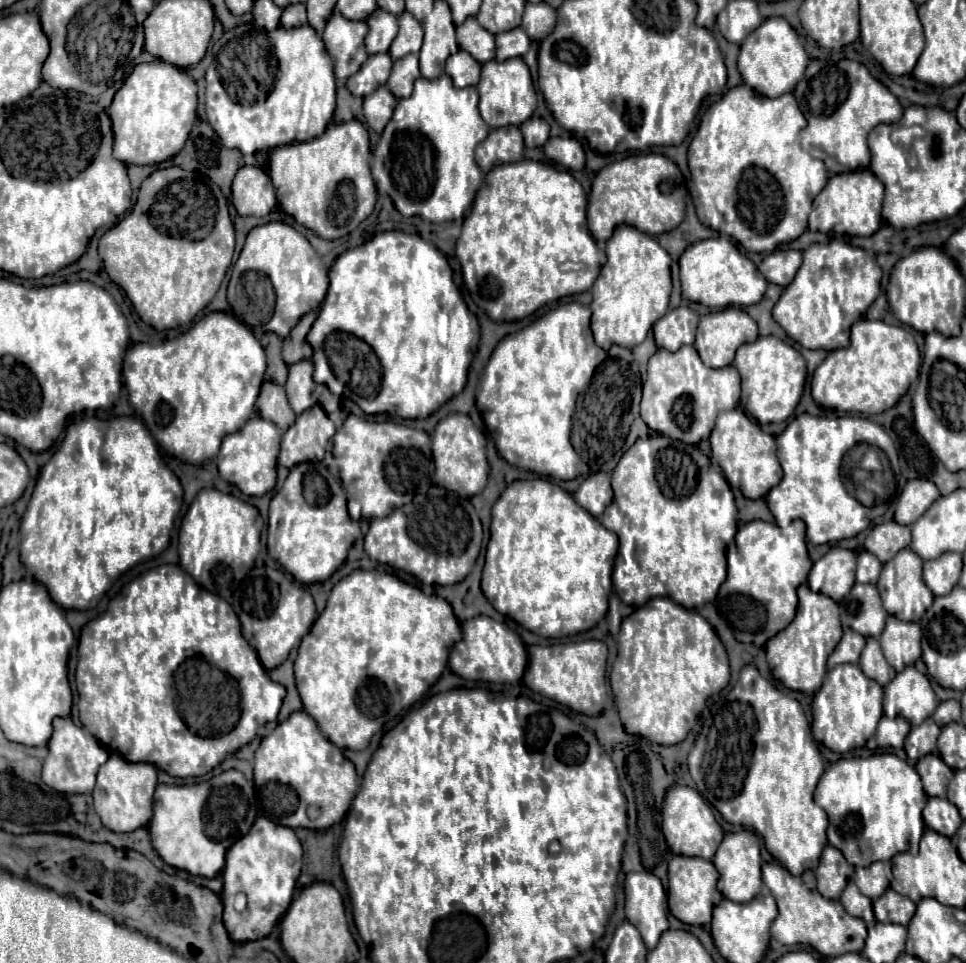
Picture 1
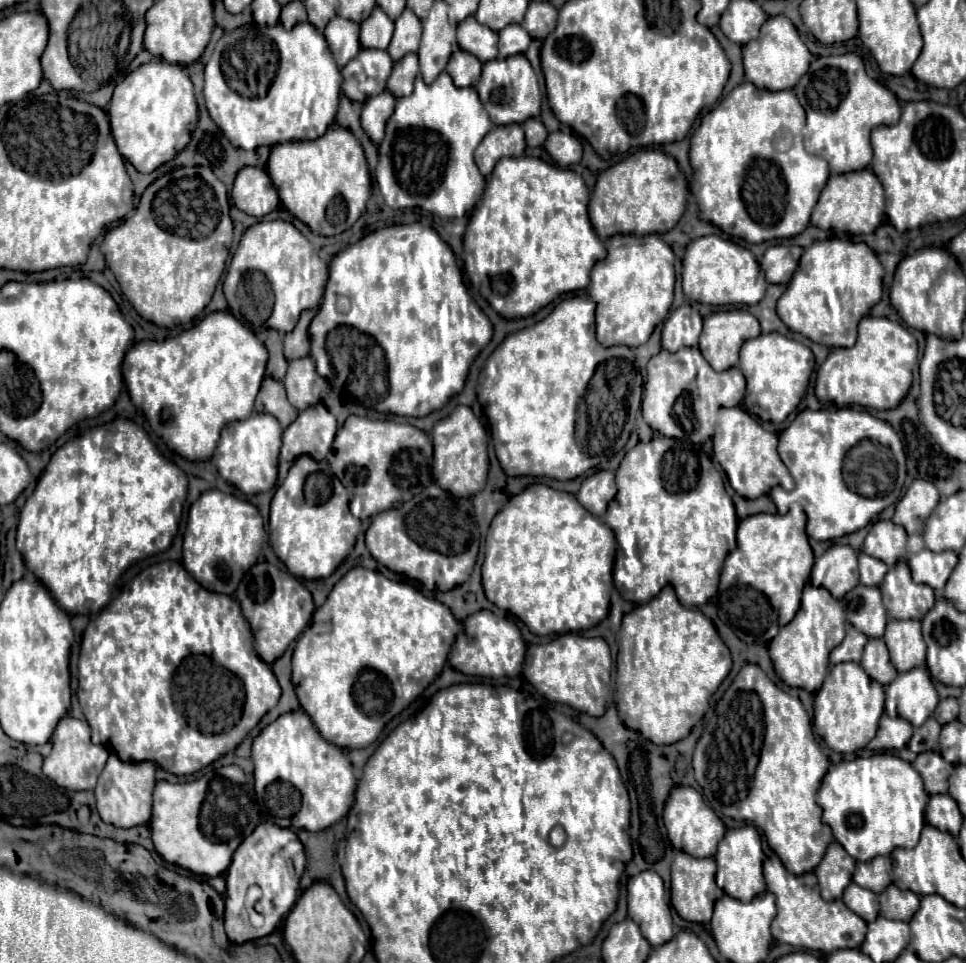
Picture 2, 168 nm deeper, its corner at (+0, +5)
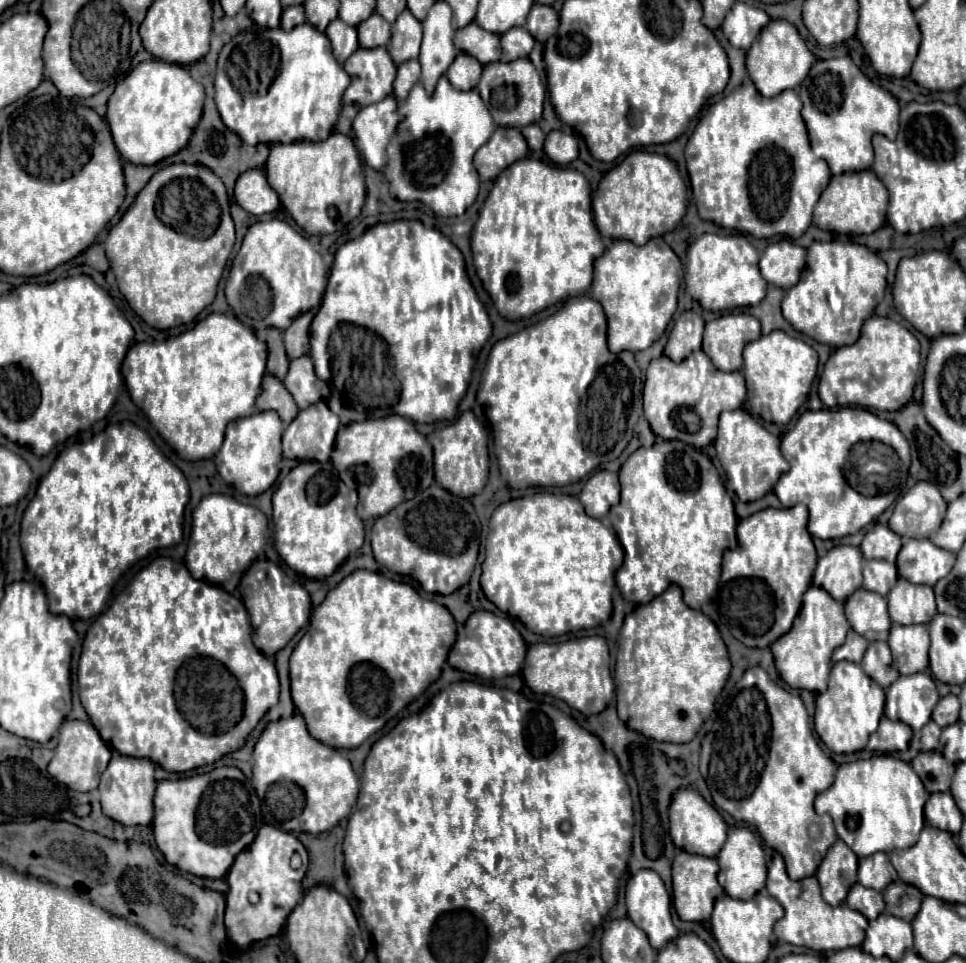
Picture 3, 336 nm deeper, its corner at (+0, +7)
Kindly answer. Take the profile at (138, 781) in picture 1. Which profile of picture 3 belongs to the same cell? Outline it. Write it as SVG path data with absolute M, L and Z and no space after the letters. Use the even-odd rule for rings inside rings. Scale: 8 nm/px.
M113 751L109 767L103 771L99 783L103 813L121 825L149 825L153 819L153 795L157 785L153 771L155 765L149 759L125 757Z

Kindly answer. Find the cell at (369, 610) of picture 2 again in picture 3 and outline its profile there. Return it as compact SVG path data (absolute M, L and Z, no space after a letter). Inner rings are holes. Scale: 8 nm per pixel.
M357 569L315 607L305 635L293 649L289 665L293 703L317 741L335 749L359 747L437 681L453 643L455 619L443 605L421 597L407 583L391 581L375 571Z

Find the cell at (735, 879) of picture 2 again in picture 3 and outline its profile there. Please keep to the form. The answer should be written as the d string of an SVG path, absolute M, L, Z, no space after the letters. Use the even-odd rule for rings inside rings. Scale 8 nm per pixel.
M731 827L727 833L727 841L717 855L717 861L721 867L719 883L723 885L727 895L731 895L735 899L751 899L757 891L765 889L765 879L767 879L765 857L763 857L763 849L761 849L761 845L751 829Z

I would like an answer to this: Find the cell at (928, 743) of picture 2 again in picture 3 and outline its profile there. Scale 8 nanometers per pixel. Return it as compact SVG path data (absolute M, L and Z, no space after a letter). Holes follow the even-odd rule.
M933 719L919 731L921 735L921 751L933 751L939 745L939 735L941 735L941 727L937 727L937 723L933 723Z

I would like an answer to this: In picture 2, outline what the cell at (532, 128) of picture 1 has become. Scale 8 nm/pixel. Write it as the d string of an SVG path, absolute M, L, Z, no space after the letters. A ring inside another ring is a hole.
M529 119L521 127L525 131L525 139L527 139L529 147L541 147L545 143L547 135L549 135L547 129L545 129L545 125L541 123L541 119Z

